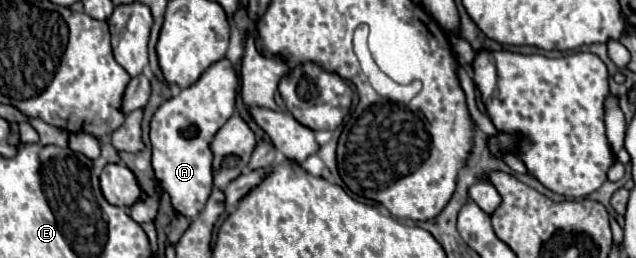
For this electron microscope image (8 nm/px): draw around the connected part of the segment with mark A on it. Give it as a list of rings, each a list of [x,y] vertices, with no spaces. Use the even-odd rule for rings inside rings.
[[[226,59],[210,65],[200,79],[182,89],[178,97],[164,101],[150,121],[150,141],[152,141],[152,167],[162,189],[170,195],[172,207],[194,219],[206,205],[212,193],[212,139],[224,127],[224,123],[234,113],[238,77]]]

